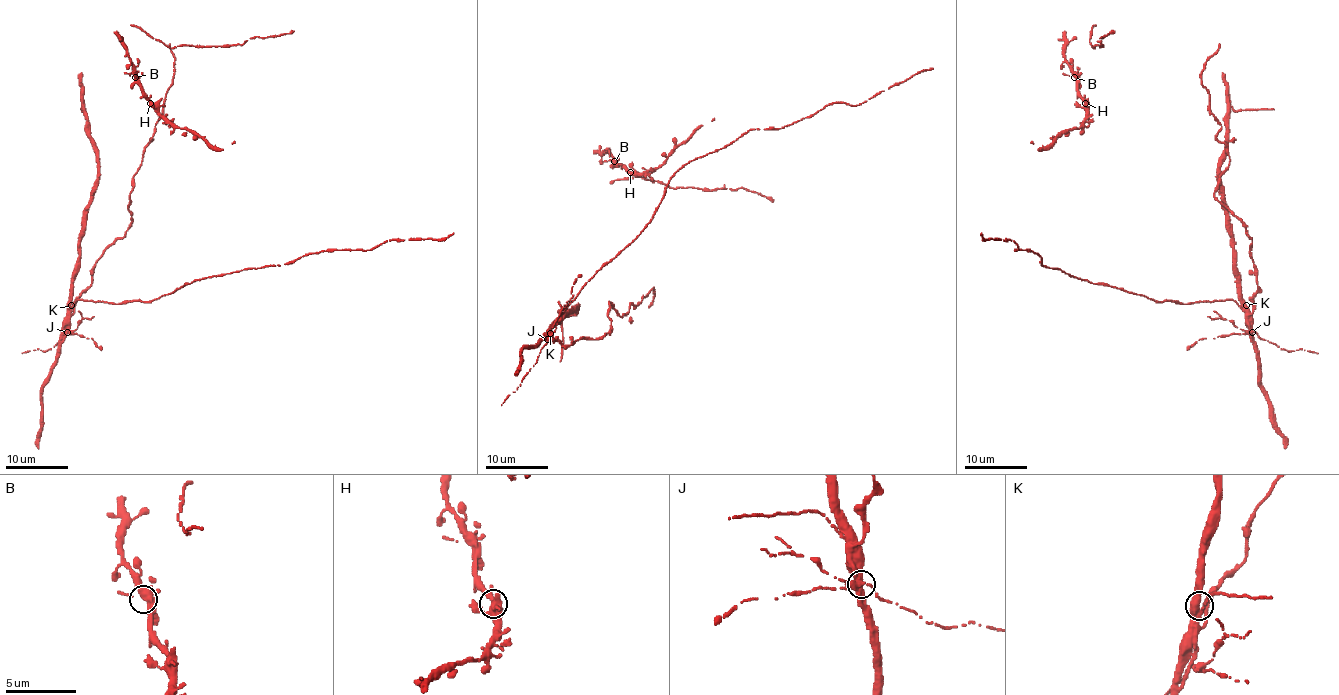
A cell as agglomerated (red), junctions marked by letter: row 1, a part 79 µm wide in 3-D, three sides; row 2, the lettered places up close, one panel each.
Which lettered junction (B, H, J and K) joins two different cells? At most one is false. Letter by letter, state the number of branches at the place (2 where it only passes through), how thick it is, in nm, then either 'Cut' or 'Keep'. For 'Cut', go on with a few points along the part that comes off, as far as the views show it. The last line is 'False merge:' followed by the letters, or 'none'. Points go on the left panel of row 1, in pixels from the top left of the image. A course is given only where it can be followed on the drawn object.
B: Branches: 6. Thickness 380 nm. Keep
H: Branches: 4. Thickness 340 nm. Keep
J: Branches: 4. Thickness 320 nm. Cut. Course of the part to remove: (67, 331), (50, 349), (22, 353)
K: Branches: 3. Thickness 380 nm. Keep
False merge: J

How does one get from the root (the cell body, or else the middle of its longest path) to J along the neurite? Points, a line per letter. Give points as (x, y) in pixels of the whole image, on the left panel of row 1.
J: (72, 314), (67, 331)

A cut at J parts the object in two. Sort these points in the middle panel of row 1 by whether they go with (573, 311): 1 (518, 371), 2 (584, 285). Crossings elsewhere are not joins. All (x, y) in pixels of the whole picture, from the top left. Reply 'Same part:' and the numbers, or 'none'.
Same part: 1, 2

